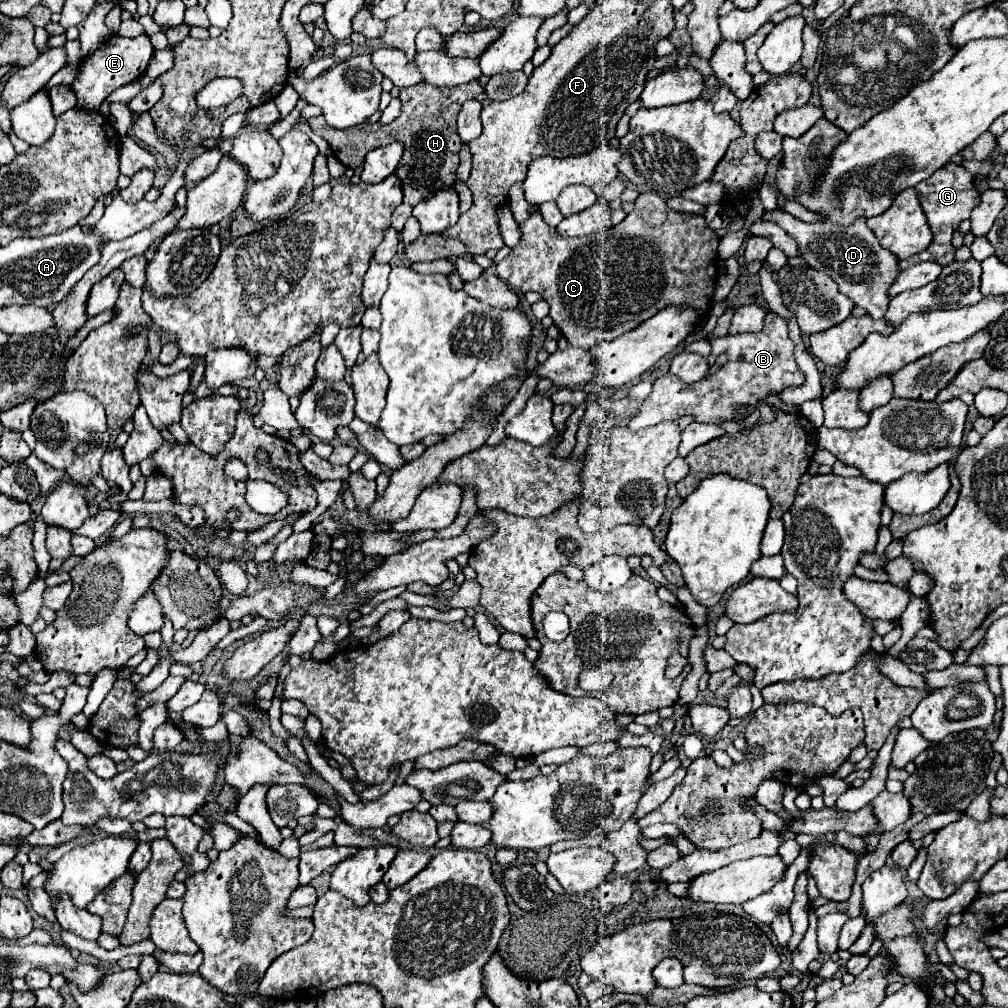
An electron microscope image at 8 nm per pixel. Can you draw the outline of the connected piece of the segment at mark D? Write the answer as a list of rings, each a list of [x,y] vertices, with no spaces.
[[[770,211],[762,215],[766,221],[774,221],[778,223],[792,239],[796,239],[798,249],[800,249],[800,257],[818,271],[824,271],[826,275],[830,275],[836,283],[840,293],[844,293],[846,297],[850,297],[856,305],[860,305],[862,309],[868,311],[868,315],[872,315],[874,319],[884,317],[886,307],[888,307],[888,289],[892,287],[894,279],[900,273],[898,267],[898,257],[880,247],[876,235],[872,233],[872,229],[866,225],[864,217],[858,217],[854,223],[850,225],[838,225],[838,223],[804,223],[800,219],[796,219],[794,215],[786,213],[786,211]]]

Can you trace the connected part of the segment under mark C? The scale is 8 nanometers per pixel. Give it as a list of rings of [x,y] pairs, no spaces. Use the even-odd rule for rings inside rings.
[[[656,193],[638,195],[634,211],[628,213],[620,225],[610,227],[606,233],[576,237],[572,243],[562,239],[556,229],[548,227],[540,213],[532,213],[526,221],[518,223],[518,227],[522,233],[520,243],[496,265],[498,277],[518,293],[540,293],[550,305],[550,317],[572,347],[588,349],[598,341],[612,341],[632,331],[666,305],[686,305],[698,315],[708,315],[718,277],[716,247],[720,237],[706,225],[702,215],[670,211],[666,201]]]

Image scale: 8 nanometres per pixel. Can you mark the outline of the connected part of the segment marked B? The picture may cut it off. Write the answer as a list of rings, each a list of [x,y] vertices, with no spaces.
[[[772,311],[766,315],[766,325],[760,333],[726,335],[718,339],[708,335],[708,341],[712,347],[711,356],[728,353],[726,365],[722,365],[716,373],[694,385],[680,383],[672,373],[666,373],[656,379],[652,385],[652,393],[644,399],[638,413],[628,421],[628,431],[638,431],[662,421],[672,421],[680,415],[694,415],[700,423],[718,423],[718,419],[730,421],[734,417],[744,417],[734,413],[734,407],[750,405],[754,409],[758,399],[764,399],[770,393],[778,395],[790,385],[804,383],[804,373],[794,361],[794,343],[788,337],[788,323],[784,317]]]

